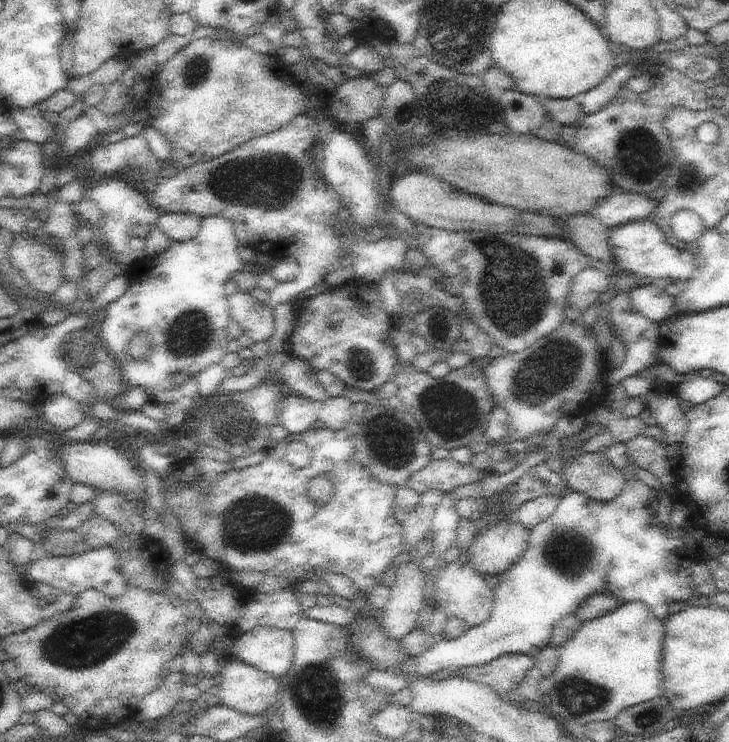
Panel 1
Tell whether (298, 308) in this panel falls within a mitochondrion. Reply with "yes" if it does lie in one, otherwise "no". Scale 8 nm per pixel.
no

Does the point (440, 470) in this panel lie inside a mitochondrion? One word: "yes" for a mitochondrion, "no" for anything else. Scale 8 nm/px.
no

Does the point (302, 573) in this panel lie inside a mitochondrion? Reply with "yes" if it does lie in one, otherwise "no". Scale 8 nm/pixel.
no

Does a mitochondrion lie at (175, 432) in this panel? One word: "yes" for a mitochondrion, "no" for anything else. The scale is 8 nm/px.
no

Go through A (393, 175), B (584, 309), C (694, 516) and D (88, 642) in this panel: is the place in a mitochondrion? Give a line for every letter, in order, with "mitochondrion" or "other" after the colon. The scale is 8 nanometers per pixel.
A: other
B: other
C: other
D: mitochondrion

